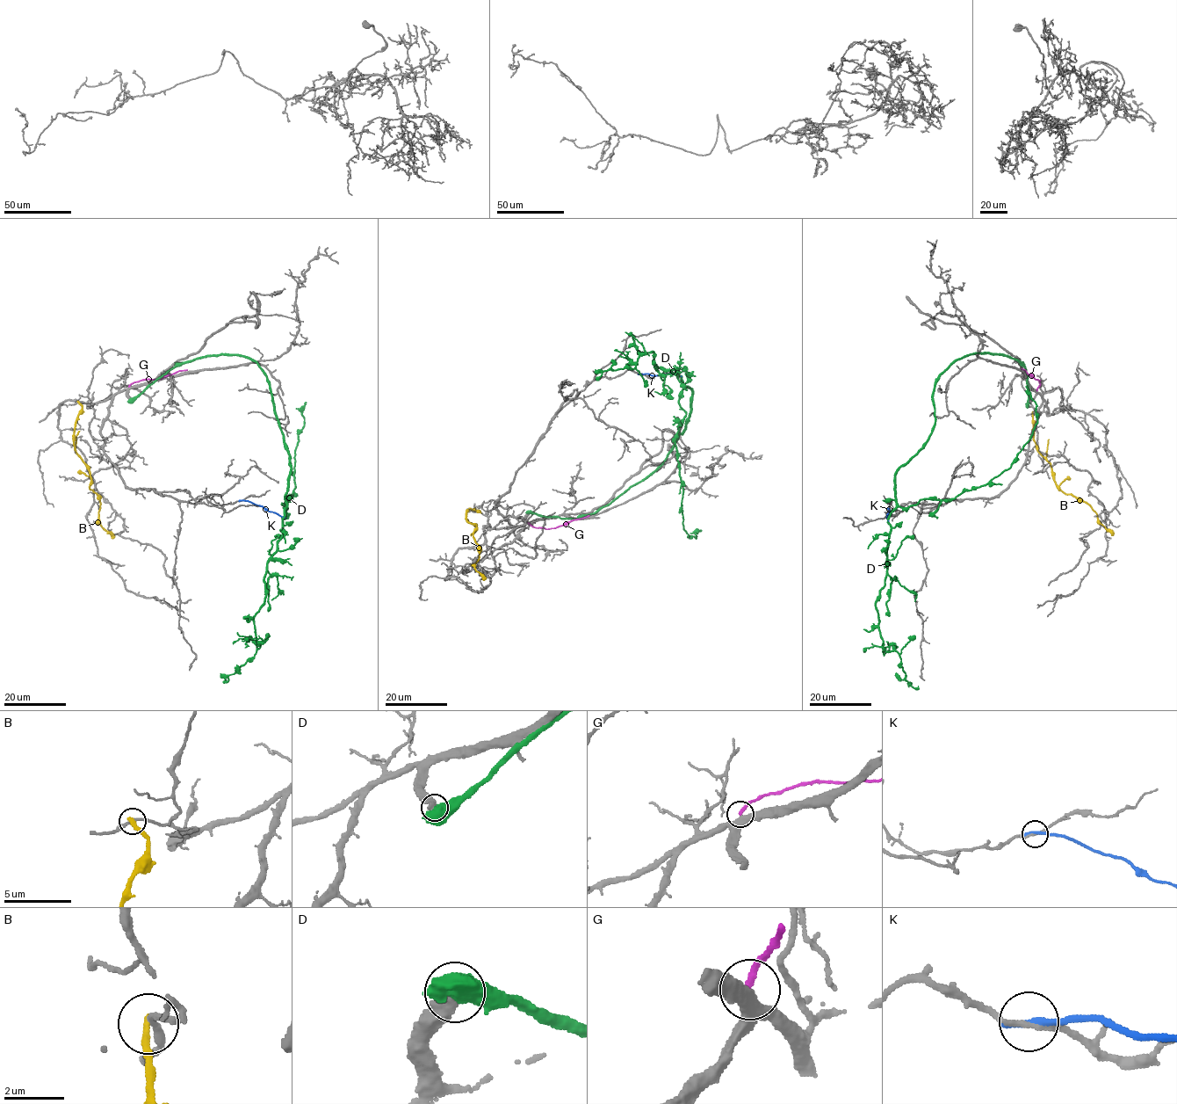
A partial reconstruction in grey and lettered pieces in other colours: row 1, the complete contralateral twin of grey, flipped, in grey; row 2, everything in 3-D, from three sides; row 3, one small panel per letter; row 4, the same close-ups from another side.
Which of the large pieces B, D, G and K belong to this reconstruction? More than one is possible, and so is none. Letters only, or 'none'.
none

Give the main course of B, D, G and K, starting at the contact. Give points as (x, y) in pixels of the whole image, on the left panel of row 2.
B: (78, 402), (82, 412), (75, 421), (75, 451), (85, 465), (90, 488), (99, 499), (99, 523), (112, 539)
D: (130, 399), (224, 354), (253, 359), (270, 385), (290, 455), (283, 535), (255, 655), (223, 682)
G: (129, 387), (136, 381), (166, 377), (187, 369)
K: (241, 500), (262, 505), (285, 518)

